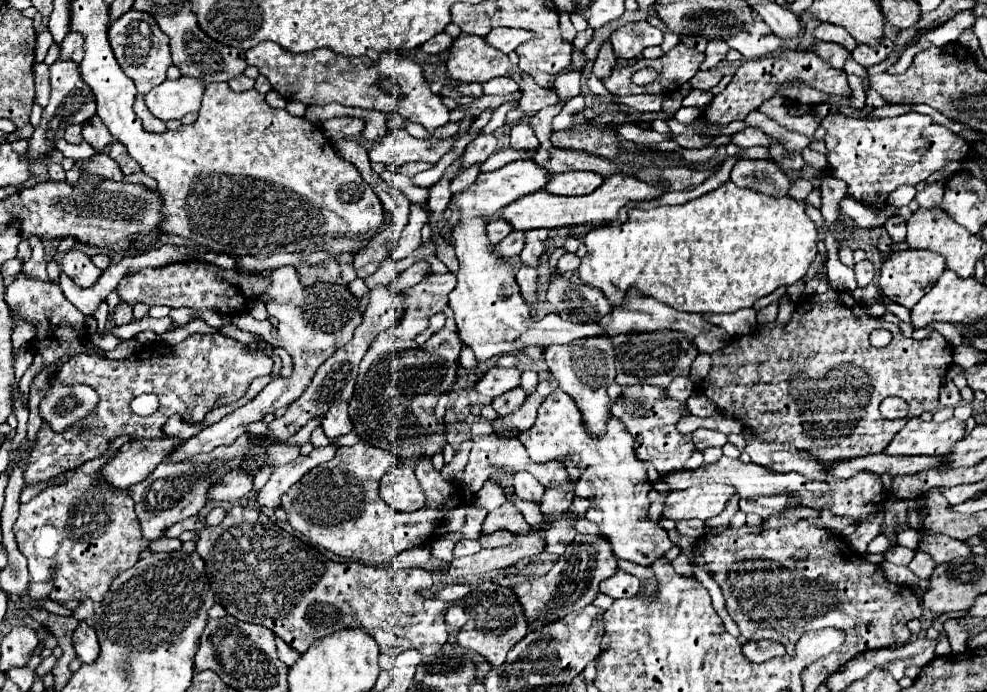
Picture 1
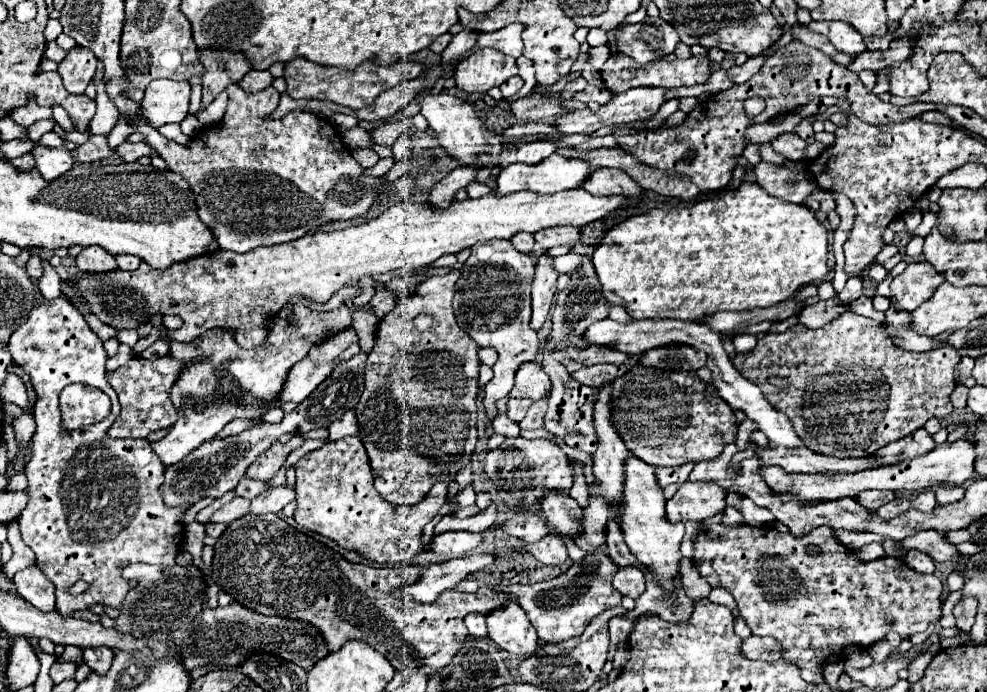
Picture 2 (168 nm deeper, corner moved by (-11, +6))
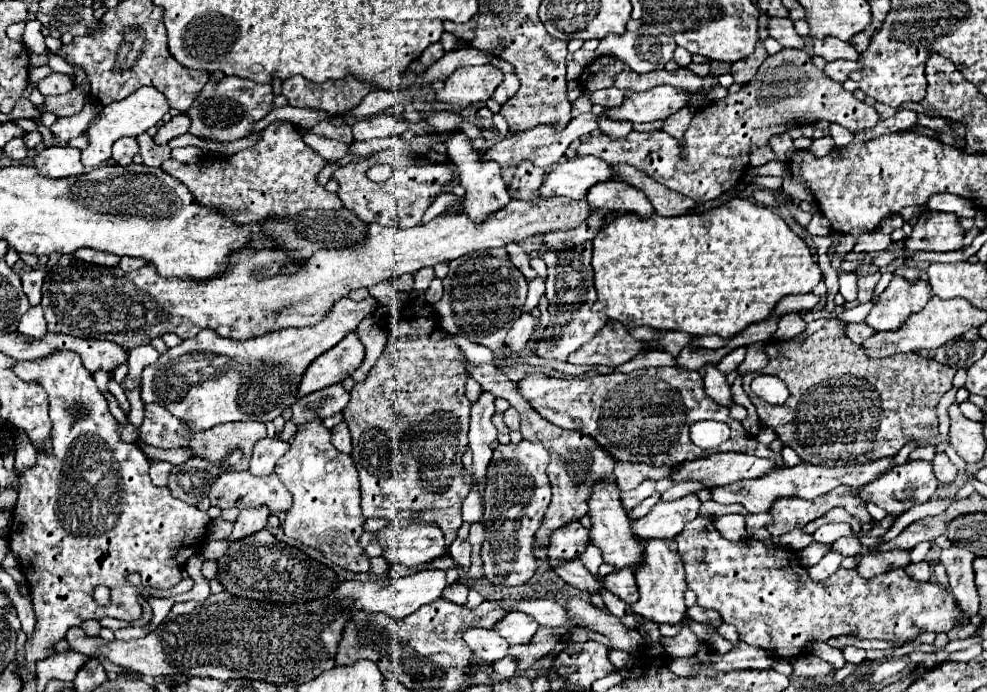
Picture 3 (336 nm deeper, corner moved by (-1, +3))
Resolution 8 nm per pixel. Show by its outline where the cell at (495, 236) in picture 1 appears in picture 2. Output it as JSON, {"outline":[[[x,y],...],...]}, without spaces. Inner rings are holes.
{"outline":[[[518,232],[518,236],[512,236],[510,242],[512,242],[514,248],[520,250],[520,252],[530,254],[530,252],[534,250],[534,238],[532,238],[532,234],[528,234],[528,232]]]}

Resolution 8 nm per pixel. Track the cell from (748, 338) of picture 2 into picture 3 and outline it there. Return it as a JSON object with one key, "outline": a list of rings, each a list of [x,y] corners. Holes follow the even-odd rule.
{"outline":[[[746,347],[734,349],[732,353],[728,353],[728,355],[718,363],[718,371],[722,371],[724,375],[730,375],[730,373],[744,361],[744,355],[746,355]]]}

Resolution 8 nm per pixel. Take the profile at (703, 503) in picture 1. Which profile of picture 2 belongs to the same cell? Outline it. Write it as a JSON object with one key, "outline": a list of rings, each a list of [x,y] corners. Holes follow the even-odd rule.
{"outline":[[[684,482],[666,502],[666,518],[670,522],[702,522],[726,508],[726,490],[716,482]]]}

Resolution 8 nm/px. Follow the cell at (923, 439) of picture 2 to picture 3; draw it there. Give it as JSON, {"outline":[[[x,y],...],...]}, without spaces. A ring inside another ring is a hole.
{"outline":[[[878,459],[872,463],[858,463],[858,465],[846,465],[846,467],[820,467],[820,465],[810,465],[810,463],[800,463],[792,469],[780,467],[776,471],[770,471],[768,475],[760,479],[746,479],[746,481],[736,481],[730,485],[722,487],[712,487],[710,495],[712,501],[722,503],[722,505],[732,505],[740,503],[748,513],[768,513],[772,507],[772,501],[778,497],[802,497],[802,499],[816,499],[818,495],[824,495],[832,491],[838,485],[850,485],[850,487],[860,487],[864,483],[870,483],[874,477],[886,473],[892,467],[892,459]]]}

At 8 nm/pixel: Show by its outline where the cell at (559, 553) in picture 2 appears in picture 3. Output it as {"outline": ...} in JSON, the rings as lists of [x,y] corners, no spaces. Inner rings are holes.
{"outline":[[[580,559],[560,563],[560,567],[556,567],[554,573],[584,593],[600,593],[600,583],[594,579],[592,573],[588,573]]]}

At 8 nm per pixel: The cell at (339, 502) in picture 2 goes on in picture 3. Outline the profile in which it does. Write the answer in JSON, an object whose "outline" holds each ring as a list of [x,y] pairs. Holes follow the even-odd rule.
{"outline":[[[322,419],[308,421],[298,427],[296,435],[288,441],[290,449],[276,463],[274,473],[292,493],[294,503],[284,519],[284,533],[306,547],[322,551],[322,555],[352,573],[366,573],[370,569],[370,559],[358,543],[362,529],[362,509],[360,509],[360,483],[358,471],[350,455],[336,451],[330,439],[330,431],[324,429]]]}

